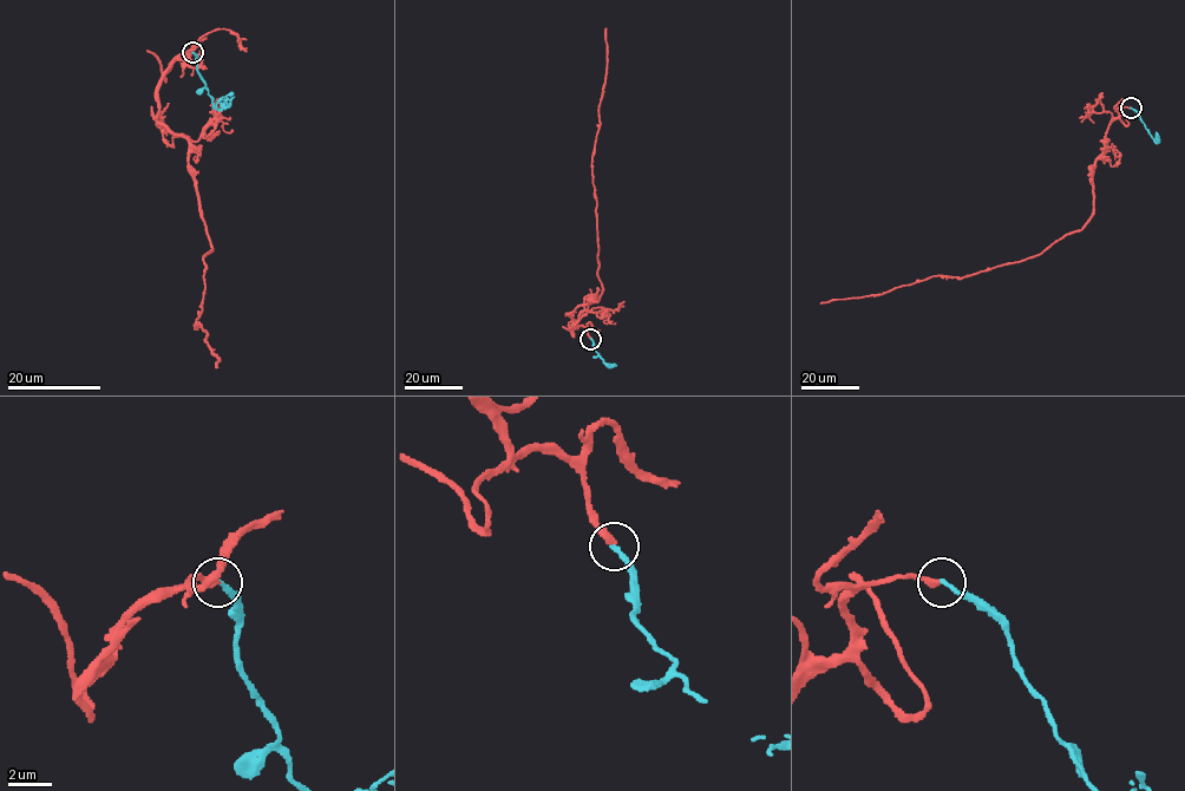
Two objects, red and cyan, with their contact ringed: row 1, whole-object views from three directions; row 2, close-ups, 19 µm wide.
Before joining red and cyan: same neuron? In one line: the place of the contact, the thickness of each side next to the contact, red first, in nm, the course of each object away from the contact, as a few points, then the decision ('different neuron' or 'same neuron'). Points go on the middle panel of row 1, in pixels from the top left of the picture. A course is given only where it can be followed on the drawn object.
at (590, 339); 320 nm thick on the red side, 240 nm on the other; red runs (590, 338), (569, 313), (588, 300), (596, 301), (603, 288), (597, 275), (591, 155), (607, 67), (607, 28); cyan runs (590, 339), (604, 363), (616, 364); same neuron

